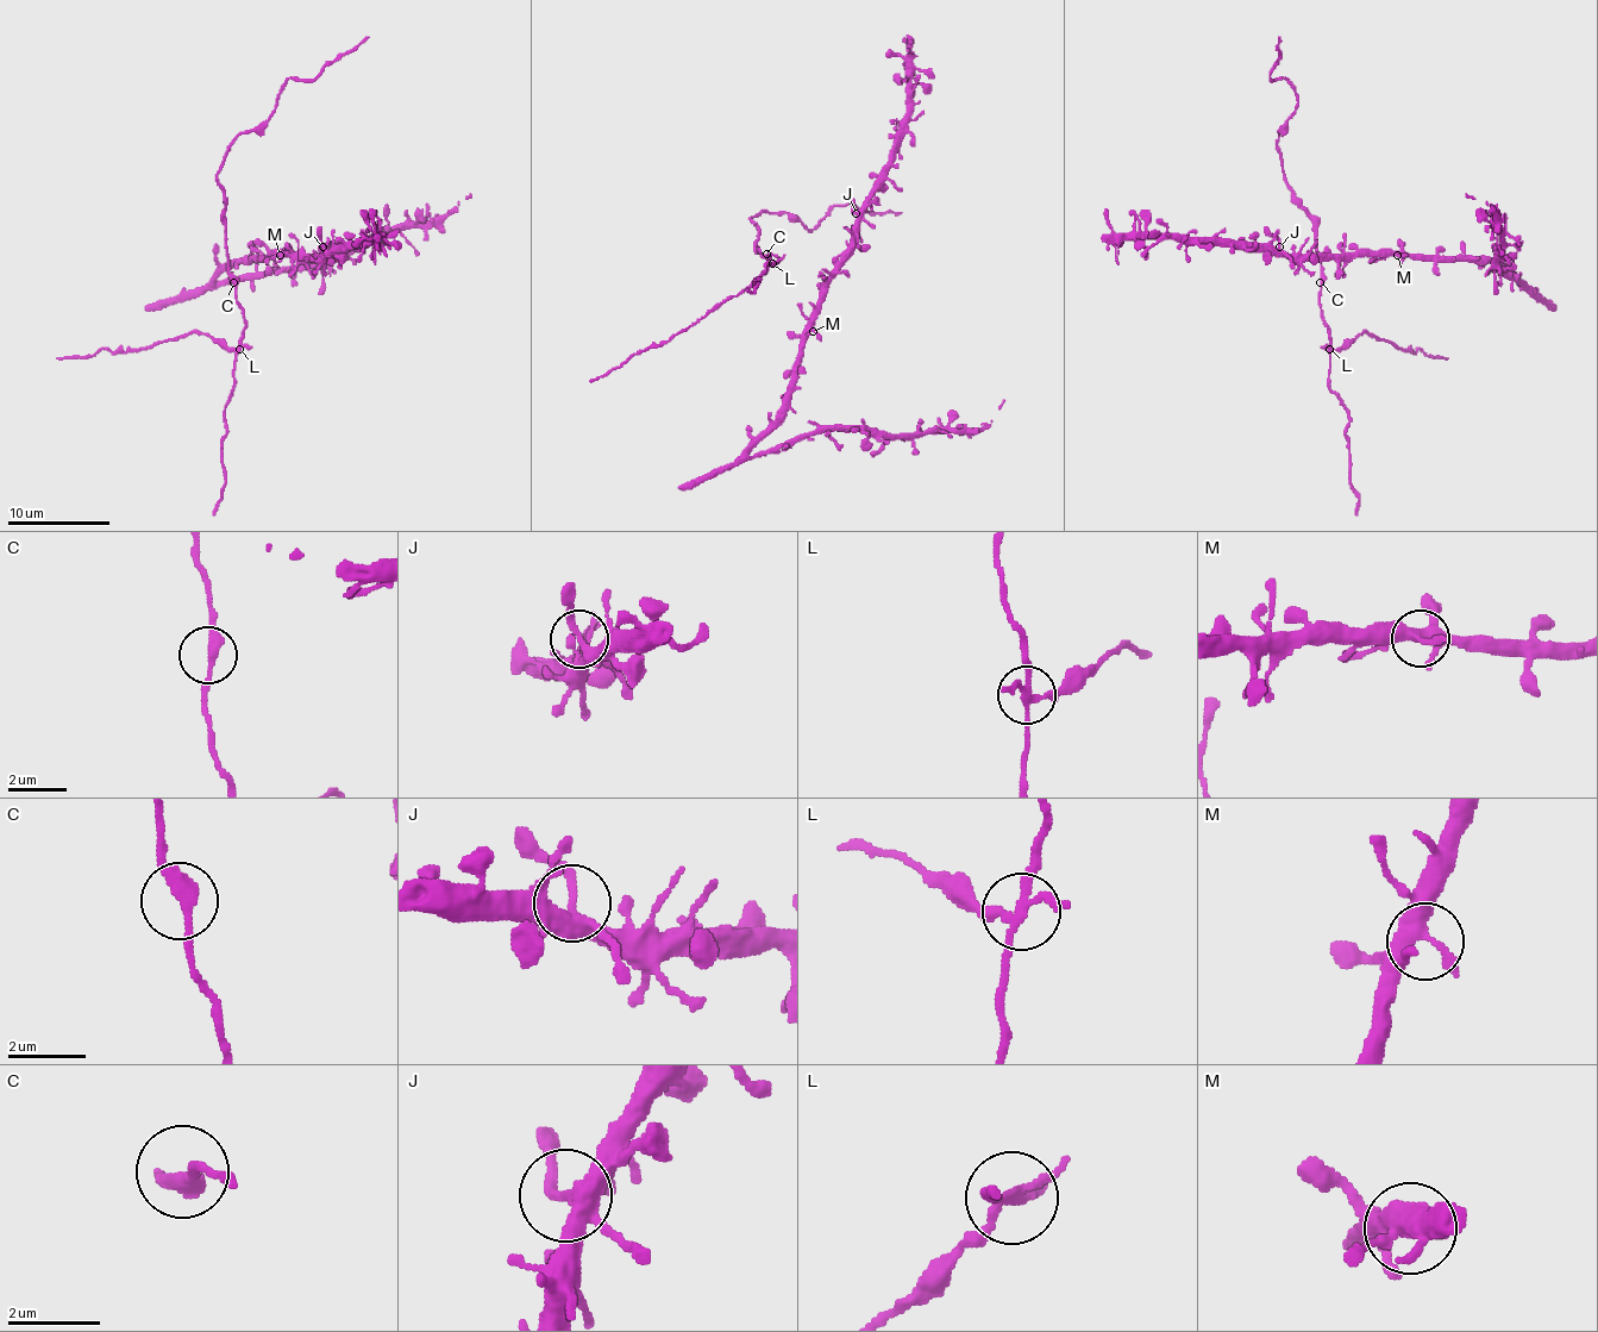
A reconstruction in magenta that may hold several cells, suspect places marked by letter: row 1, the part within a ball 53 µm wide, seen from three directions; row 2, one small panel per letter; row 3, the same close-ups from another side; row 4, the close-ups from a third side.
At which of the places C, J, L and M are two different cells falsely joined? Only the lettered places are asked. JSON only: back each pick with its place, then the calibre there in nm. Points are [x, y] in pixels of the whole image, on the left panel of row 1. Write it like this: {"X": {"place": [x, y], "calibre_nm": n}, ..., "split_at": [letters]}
{"L": {"place": [239, 349], "calibre_nm": 190}, "split_at": ["L"]}

